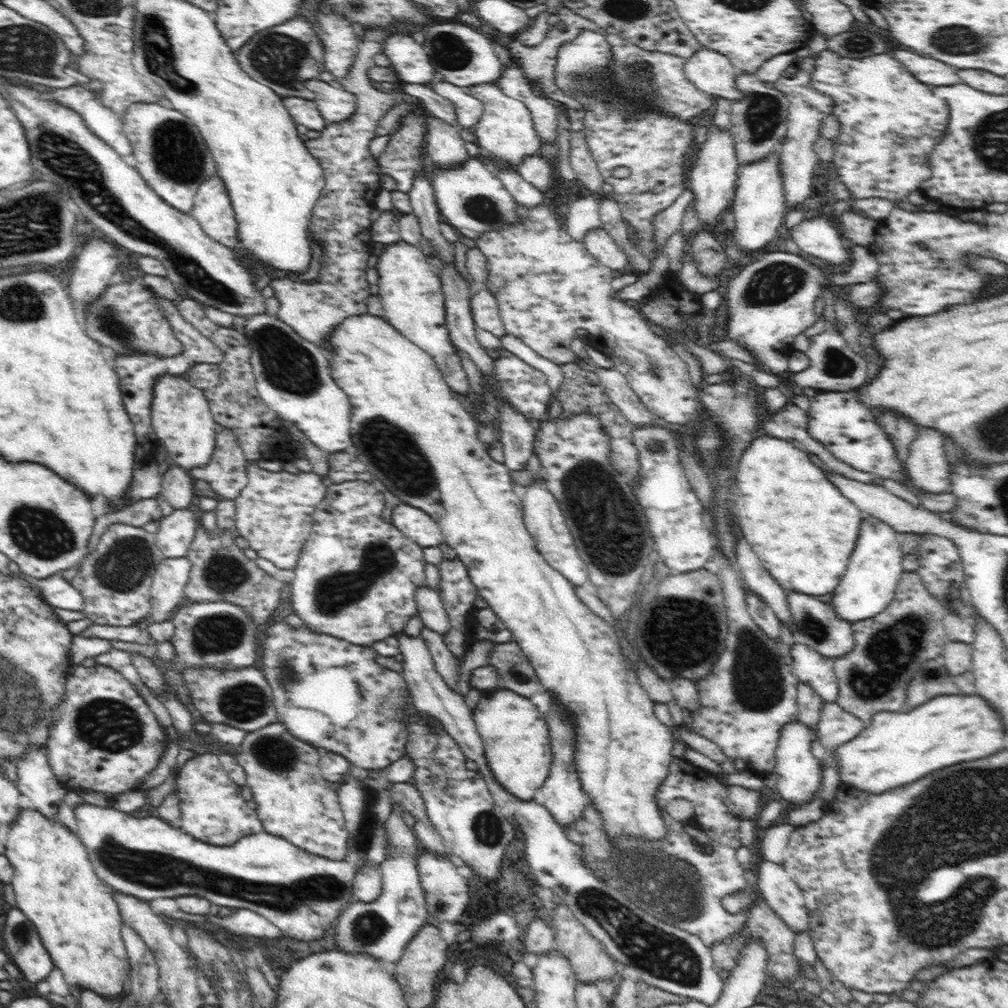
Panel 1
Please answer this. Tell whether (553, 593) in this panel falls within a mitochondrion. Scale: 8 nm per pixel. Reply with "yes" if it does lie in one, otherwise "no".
no

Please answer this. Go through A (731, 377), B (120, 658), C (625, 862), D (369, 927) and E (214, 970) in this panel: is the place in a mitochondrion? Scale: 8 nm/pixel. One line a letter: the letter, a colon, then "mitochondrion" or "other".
A: other
B: other
C: mitochondrion
D: mitochondrion
E: mitochondrion

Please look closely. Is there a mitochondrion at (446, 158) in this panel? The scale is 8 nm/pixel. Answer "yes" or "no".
no

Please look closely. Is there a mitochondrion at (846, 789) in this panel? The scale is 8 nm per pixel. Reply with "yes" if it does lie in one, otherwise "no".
no

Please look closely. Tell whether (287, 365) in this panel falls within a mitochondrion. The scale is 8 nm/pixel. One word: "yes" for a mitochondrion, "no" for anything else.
yes

